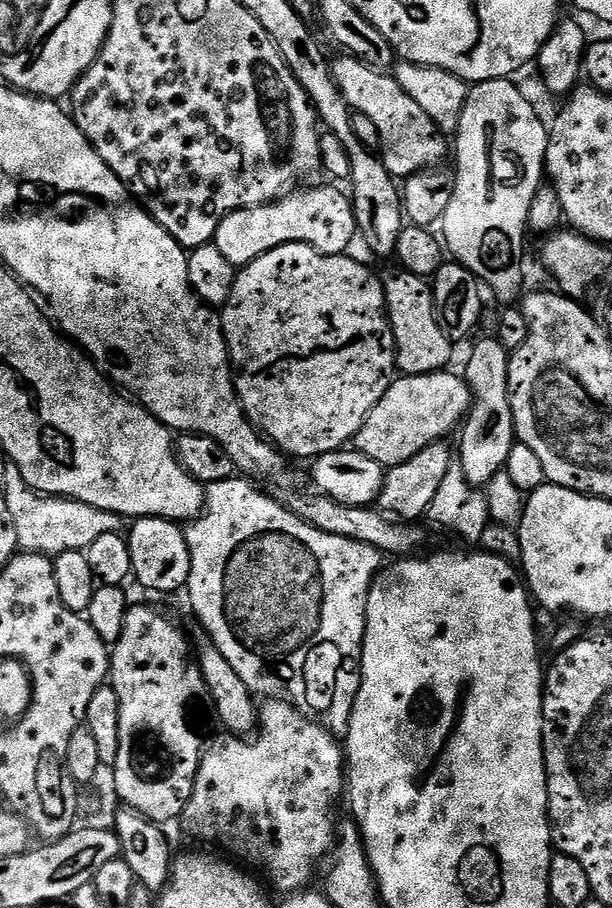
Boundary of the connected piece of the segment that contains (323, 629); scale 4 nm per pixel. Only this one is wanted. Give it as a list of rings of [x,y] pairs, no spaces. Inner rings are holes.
[[[233,478],[214,482],[204,489],[204,511],[184,528],[184,537],[190,550],[190,578],[186,585],[188,600],[192,603],[192,612],[200,619],[203,631],[218,650],[222,650],[222,658],[234,666],[238,678],[246,682],[246,686],[257,697],[280,698],[287,697],[305,716],[309,718],[324,718],[327,712],[332,712],[336,720],[343,721],[346,712],[340,709],[336,701],[336,688],[355,690],[360,686],[360,651],[364,645],[364,610],[368,600],[368,587],[372,577],[382,567],[382,554],[374,546],[366,542],[358,542],[350,538],[342,538],[338,534],[326,534],[314,526],[304,524],[289,508],[285,508],[279,499],[271,500],[264,492],[255,488],[255,483],[244,478]]]

